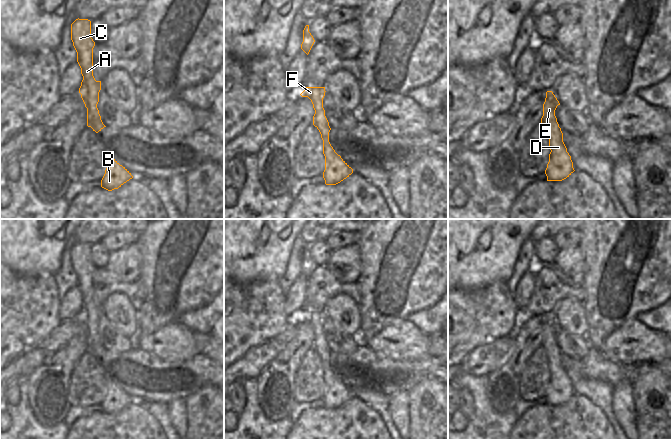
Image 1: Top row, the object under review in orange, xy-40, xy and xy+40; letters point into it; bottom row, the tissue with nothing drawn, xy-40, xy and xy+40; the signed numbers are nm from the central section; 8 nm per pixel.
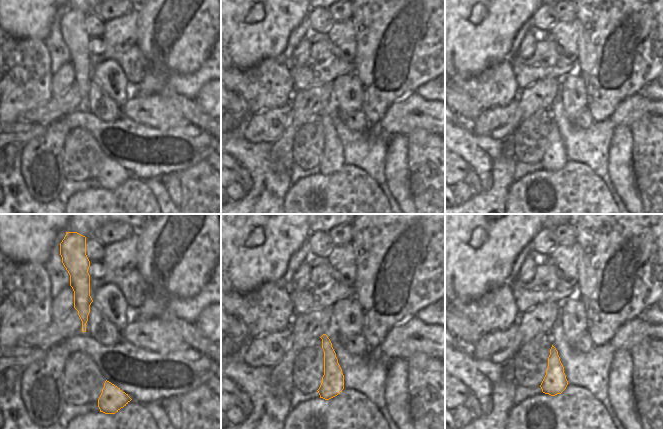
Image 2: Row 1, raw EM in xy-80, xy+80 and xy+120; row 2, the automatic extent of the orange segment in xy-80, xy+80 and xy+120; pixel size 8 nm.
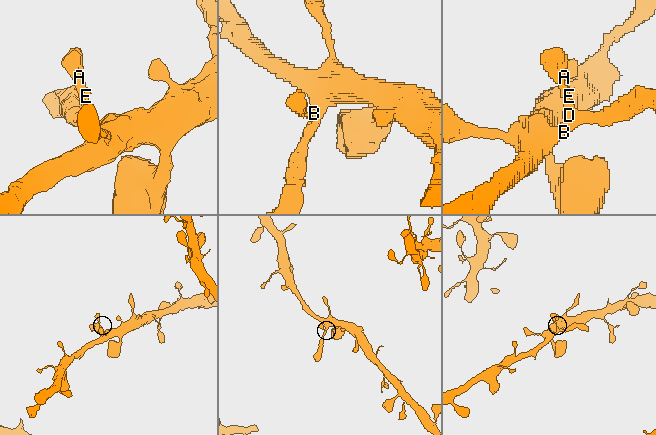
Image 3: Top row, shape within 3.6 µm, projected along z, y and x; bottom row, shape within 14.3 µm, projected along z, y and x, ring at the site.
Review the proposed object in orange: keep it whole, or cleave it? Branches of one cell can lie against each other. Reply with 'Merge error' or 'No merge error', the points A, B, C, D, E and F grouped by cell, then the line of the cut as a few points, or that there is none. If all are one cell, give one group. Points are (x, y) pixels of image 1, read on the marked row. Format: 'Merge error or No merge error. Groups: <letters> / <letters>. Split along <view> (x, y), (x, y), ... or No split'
No merge error. Groups: A B C D E F. No split

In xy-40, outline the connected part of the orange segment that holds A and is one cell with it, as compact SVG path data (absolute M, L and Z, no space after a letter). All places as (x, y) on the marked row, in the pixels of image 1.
M76 19L71 24L71 40L77 52L77 62L83 76L79 93L87 108L87 126L98 133L106 126L103 124L97 108L101 81L96 81L93 76L93 48L95 42L91 38L91 21Z

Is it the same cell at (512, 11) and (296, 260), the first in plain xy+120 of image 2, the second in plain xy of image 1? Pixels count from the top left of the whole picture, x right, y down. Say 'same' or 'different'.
different

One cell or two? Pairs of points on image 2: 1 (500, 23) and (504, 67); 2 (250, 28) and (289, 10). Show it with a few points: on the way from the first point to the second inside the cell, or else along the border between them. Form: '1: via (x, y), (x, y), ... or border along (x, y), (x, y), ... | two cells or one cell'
1: border along (509, 57), (491, 63), (482, 71) | two cells
2: via (260, 22), (264, 21), (272, 13), (280, 13) | one cell

